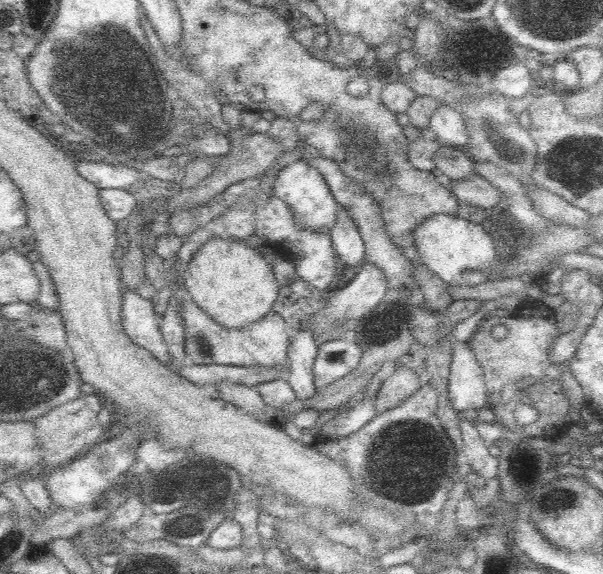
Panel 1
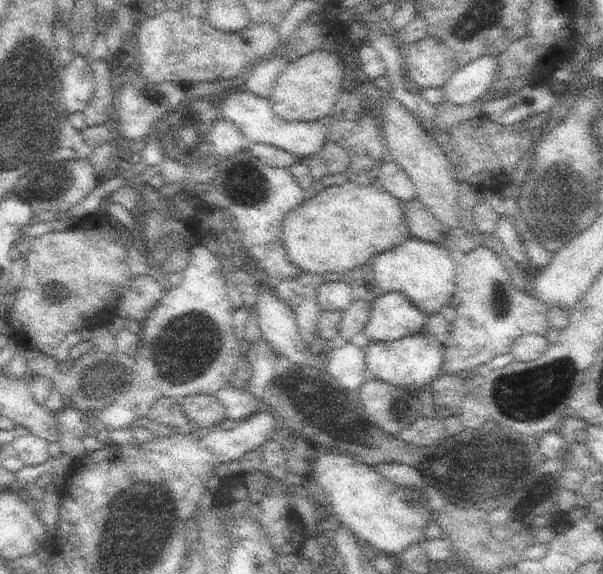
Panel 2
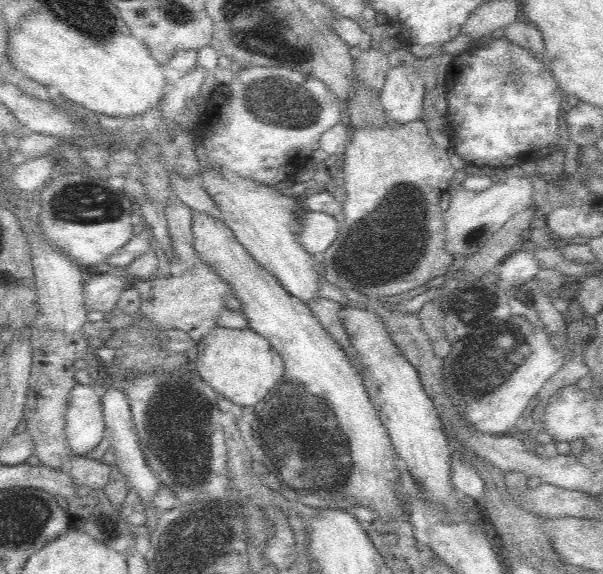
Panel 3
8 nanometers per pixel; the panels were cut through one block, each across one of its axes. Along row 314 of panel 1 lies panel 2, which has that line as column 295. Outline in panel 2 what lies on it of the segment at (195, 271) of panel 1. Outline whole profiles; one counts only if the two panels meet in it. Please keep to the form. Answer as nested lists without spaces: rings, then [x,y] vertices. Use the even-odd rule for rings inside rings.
[[[325,182],[325,190],[311,194],[301,206],[289,212],[283,220],[283,244],[289,260],[311,274],[335,272],[347,276],[353,270],[361,270],[375,256],[403,244],[409,238],[419,238],[441,246],[451,228],[441,224],[431,210],[419,200],[401,202],[393,194],[379,186],[357,186],[347,182],[335,186]]]

